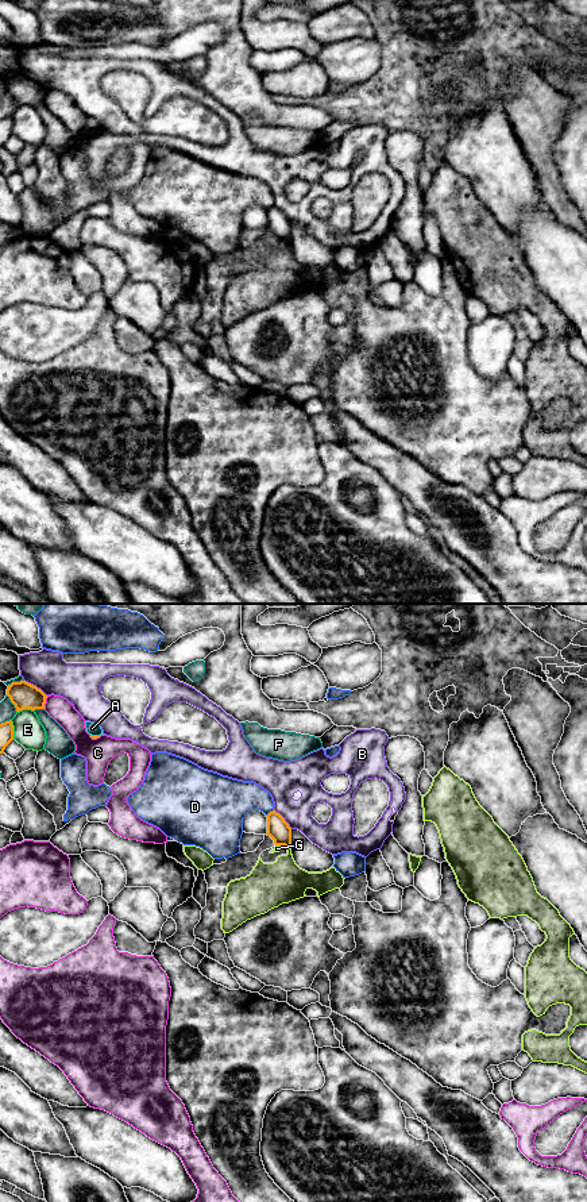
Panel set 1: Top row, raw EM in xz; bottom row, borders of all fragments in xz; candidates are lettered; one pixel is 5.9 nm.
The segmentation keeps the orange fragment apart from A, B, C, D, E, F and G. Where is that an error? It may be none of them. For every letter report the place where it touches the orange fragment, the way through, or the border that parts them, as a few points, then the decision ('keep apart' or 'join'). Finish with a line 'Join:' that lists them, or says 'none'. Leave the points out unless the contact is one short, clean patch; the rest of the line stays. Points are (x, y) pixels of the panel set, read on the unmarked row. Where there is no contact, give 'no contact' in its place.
A: xz (96, 131) | keep apart
B: xz (35, 81) | keep apart
C: xz (45, 97) | keep apart
D: xz (269, 208) | keep apart
E: xz (12, 124) | keep apart
F: xz (11, 96) | keep apart
G: xz (277, 239) | along xz (275, 239), (278, 241) | keep apart
Join: none

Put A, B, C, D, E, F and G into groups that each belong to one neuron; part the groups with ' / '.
A G / B / C / D / E / F

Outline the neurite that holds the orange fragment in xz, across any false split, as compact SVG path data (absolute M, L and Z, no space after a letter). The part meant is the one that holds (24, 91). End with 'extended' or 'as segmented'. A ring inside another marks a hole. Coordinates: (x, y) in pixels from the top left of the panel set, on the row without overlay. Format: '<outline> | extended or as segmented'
M26 76L12 77L8 80L7 90L15 100L16 107L23 104L45 104L47 93L47 90L40 84Z | as segmented

